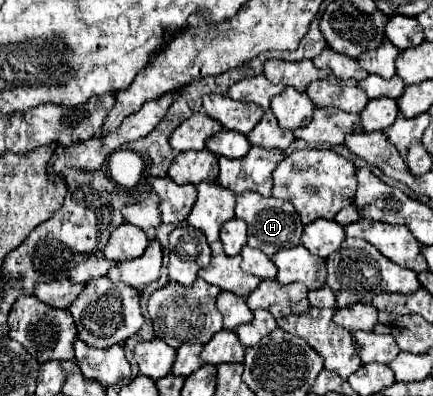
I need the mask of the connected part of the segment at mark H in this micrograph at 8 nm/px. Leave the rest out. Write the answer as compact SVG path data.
M244 191L236 199L236 217L246 221L246 225L248 225L248 245L264 251L268 257L278 253L280 249L296 247L300 243L302 223L300 223L298 213L294 211L294 205L290 201L262 197L254 191Z

